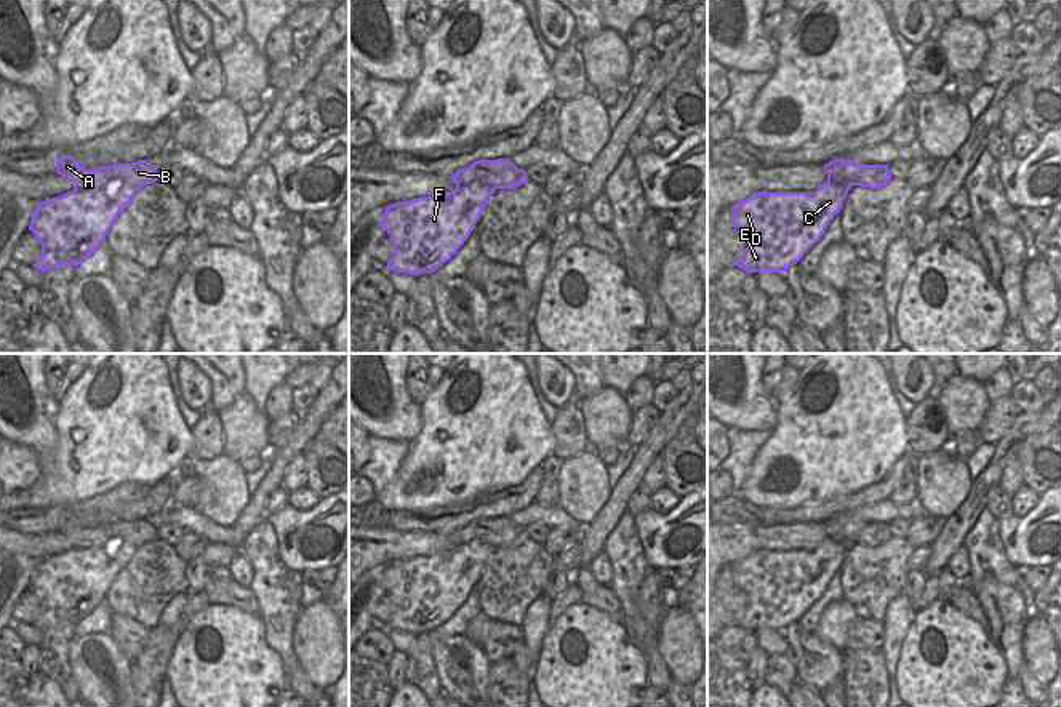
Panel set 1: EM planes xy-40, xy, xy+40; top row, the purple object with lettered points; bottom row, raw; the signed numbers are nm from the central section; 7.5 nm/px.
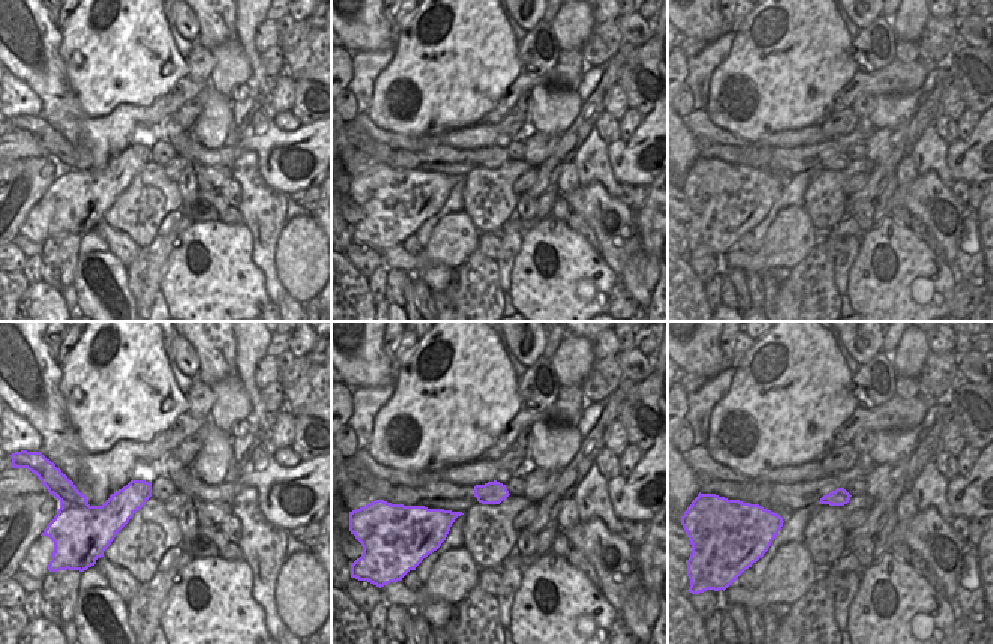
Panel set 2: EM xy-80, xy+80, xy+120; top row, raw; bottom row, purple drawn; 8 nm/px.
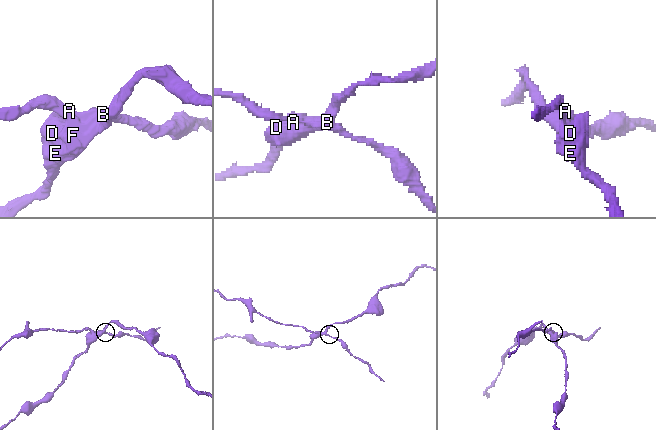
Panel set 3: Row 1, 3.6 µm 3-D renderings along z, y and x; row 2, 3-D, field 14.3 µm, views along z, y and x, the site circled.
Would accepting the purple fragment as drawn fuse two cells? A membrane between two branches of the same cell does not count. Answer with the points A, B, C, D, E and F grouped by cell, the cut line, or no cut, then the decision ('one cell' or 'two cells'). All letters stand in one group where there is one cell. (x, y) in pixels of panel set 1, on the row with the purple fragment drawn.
A / B C D E F | xy (508, 175), (492, 183), (469, 183), (456, 189) | two cells

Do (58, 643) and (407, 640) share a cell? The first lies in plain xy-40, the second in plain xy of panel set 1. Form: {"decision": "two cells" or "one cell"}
{"decision": "two cells"}

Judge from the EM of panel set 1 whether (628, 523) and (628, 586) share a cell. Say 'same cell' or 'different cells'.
same cell

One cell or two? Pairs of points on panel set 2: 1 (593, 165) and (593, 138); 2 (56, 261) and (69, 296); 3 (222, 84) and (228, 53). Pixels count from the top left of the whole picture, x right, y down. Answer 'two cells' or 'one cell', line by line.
1: one cell
2: one cell
3: one cell

